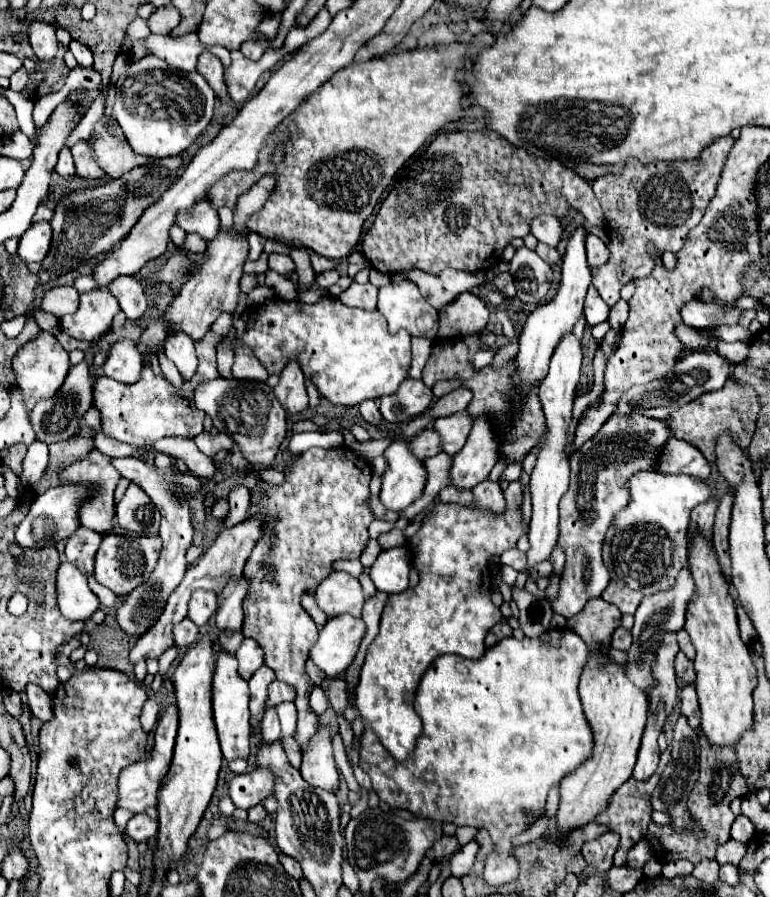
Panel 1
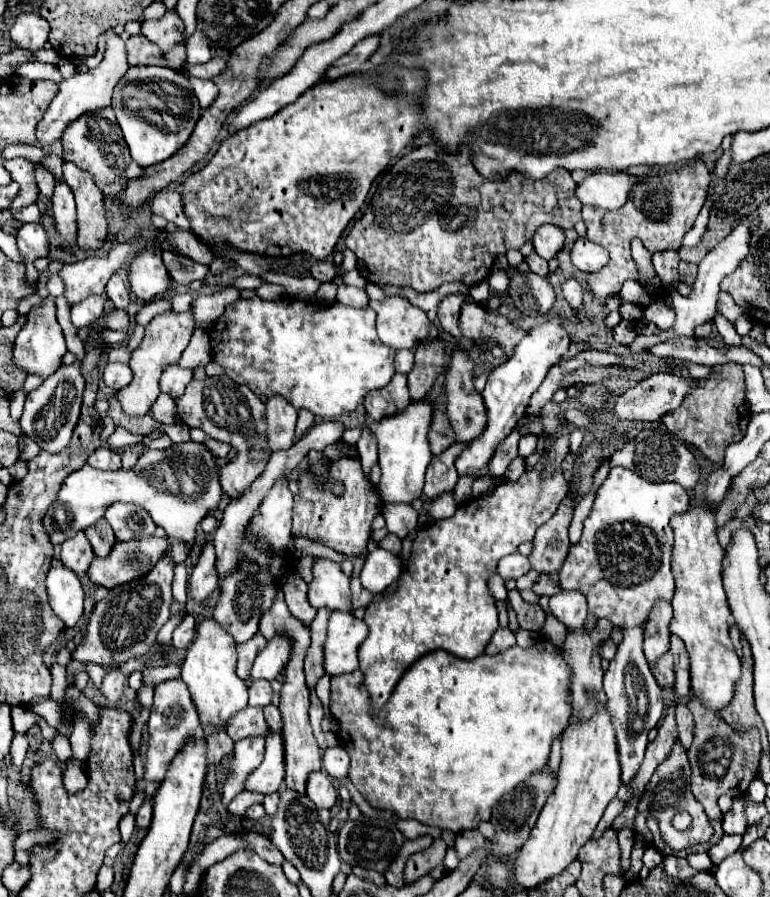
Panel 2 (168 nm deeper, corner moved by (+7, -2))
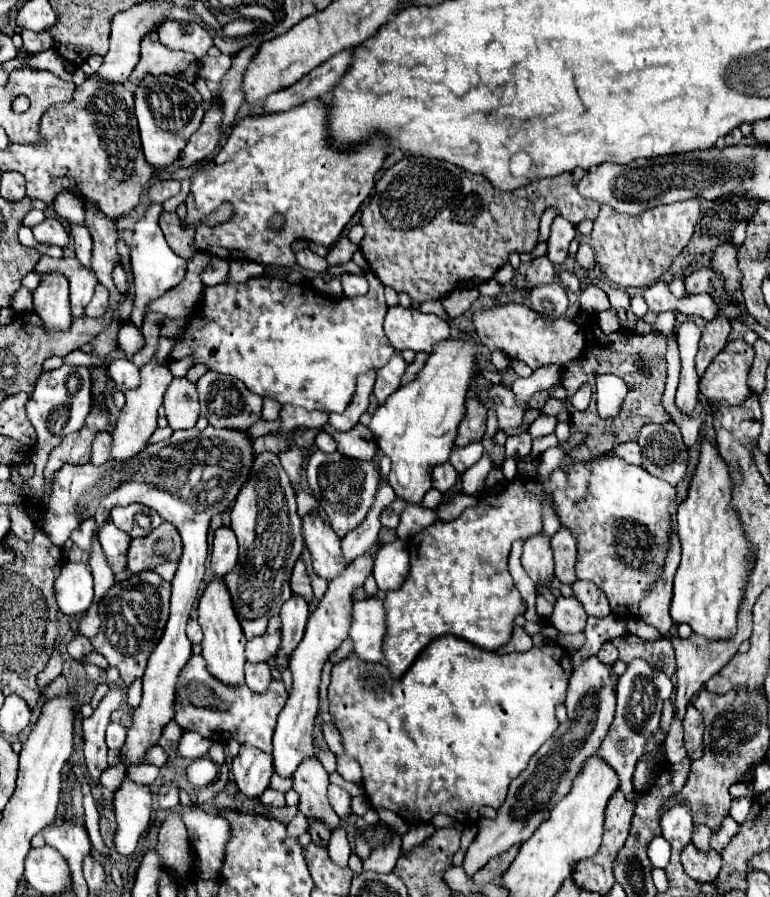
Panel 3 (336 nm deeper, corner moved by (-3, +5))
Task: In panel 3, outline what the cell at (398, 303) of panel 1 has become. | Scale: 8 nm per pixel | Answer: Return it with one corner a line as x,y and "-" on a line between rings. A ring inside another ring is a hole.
400,304
388,308
384,332
396,352
430,352
434,342
450,336
450,328
442,318
422,314
416,308
404,308

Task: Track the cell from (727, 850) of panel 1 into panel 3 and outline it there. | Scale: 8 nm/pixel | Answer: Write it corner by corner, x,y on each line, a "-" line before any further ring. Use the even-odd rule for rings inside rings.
730,816
728,818
724,818
724,822
722,822
722,826
716,830
716,832
712,832
712,838
710,838
710,846
714,848
714,850
724,850
724,846
730,842
730,838
736,834
736,830
740,828
740,824
738,822
734,822

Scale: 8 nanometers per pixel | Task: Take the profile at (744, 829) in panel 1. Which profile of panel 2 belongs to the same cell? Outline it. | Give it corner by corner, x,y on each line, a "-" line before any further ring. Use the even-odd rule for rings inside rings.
734,799
732,811
728,811
728,813
724,815
722,829
724,829
724,833
728,833
728,835
732,835
732,833
742,835
742,833
746,831
746,817
744,817
744,801
742,801
742,799

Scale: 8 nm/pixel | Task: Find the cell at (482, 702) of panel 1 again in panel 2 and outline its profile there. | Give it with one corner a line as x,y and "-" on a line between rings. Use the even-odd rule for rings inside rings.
540,639
528,649
514,645
498,655
482,653
472,661
446,651
432,651
398,681
390,701
378,713
378,721
368,719
370,701
358,669
332,677
330,711
340,723
338,741
352,759
348,775
374,809
392,811
400,819
416,817
428,827
460,833
478,829
480,821
490,819
492,807
504,793
548,765
552,741
562,735
572,713
570,683
572,669
560,649
548,639

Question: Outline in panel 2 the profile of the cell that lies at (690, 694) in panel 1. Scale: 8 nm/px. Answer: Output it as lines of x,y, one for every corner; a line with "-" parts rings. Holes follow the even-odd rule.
678,703
676,705
676,723
678,723
678,739
688,749
690,743
692,743
694,721
692,721
692,713
688,711
686,703

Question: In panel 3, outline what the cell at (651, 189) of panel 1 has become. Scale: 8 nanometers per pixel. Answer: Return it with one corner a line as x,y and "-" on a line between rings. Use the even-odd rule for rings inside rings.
696,198
670,206
656,206
640,216
626,216
610,206
602,206
594,220
590,246
596,252
600,270
612,284
624,288
648,288
670,268
672,260
688,244
698,220
700,200

